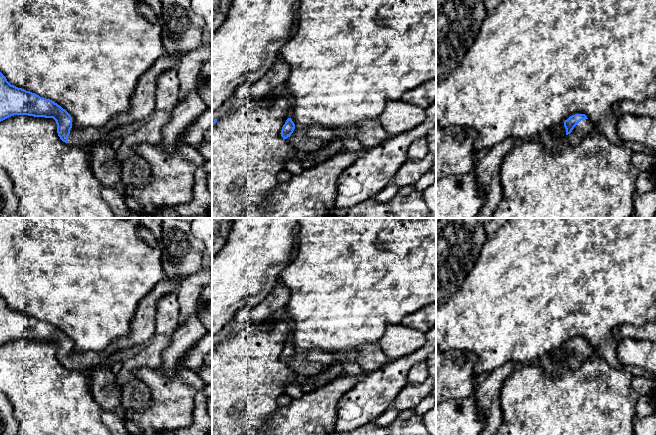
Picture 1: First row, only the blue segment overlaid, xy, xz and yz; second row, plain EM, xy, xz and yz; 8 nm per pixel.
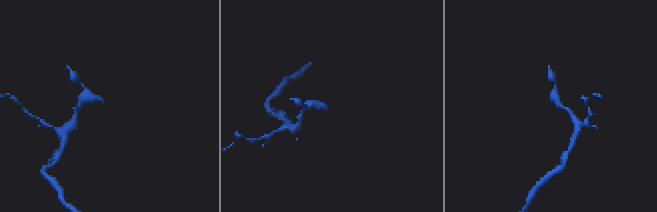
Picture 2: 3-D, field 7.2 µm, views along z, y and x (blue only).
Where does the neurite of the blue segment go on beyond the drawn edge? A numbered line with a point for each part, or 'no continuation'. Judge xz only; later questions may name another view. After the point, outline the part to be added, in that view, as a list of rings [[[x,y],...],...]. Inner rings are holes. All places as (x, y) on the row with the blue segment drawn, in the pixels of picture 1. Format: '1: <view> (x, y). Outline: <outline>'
1: xz (305, 140). Outline: [[[310,126],[308,128],[294,129],[286,141],[291,144],[300,154],[307,154],[315,151],[329,141],[342,138],[343,133],[334,128],[322,128],[319,126]]]

